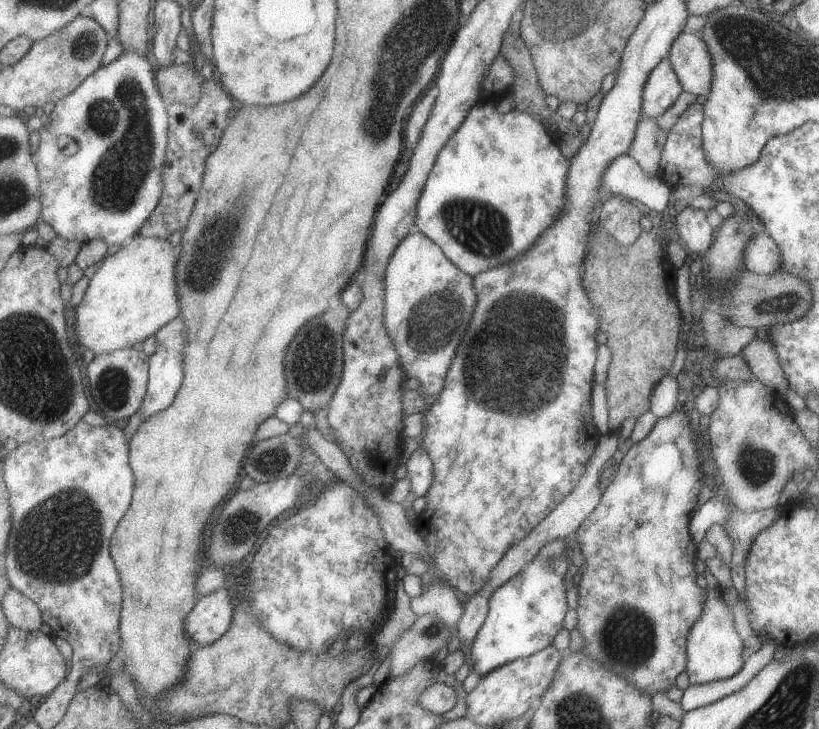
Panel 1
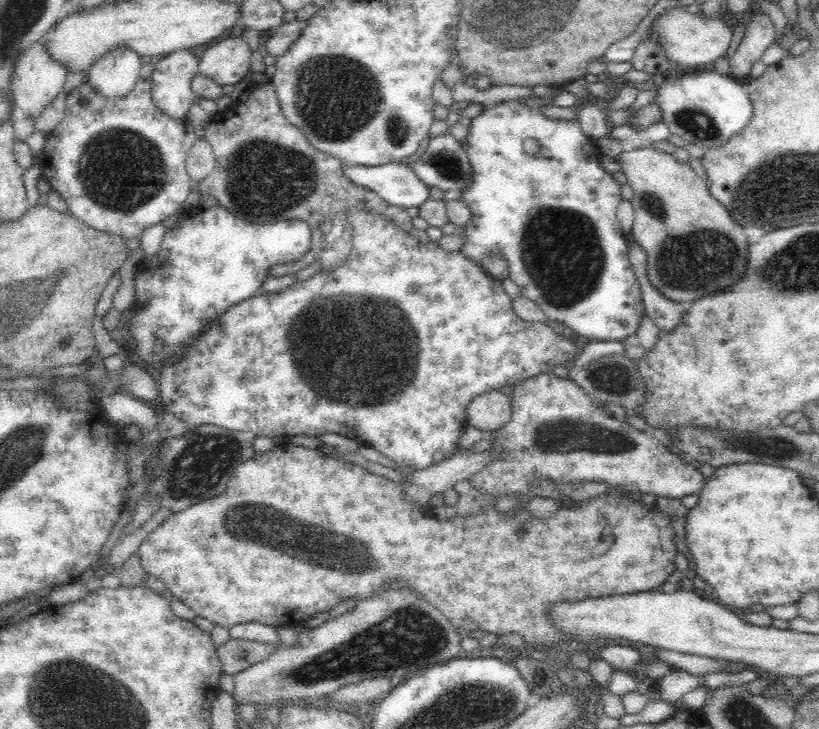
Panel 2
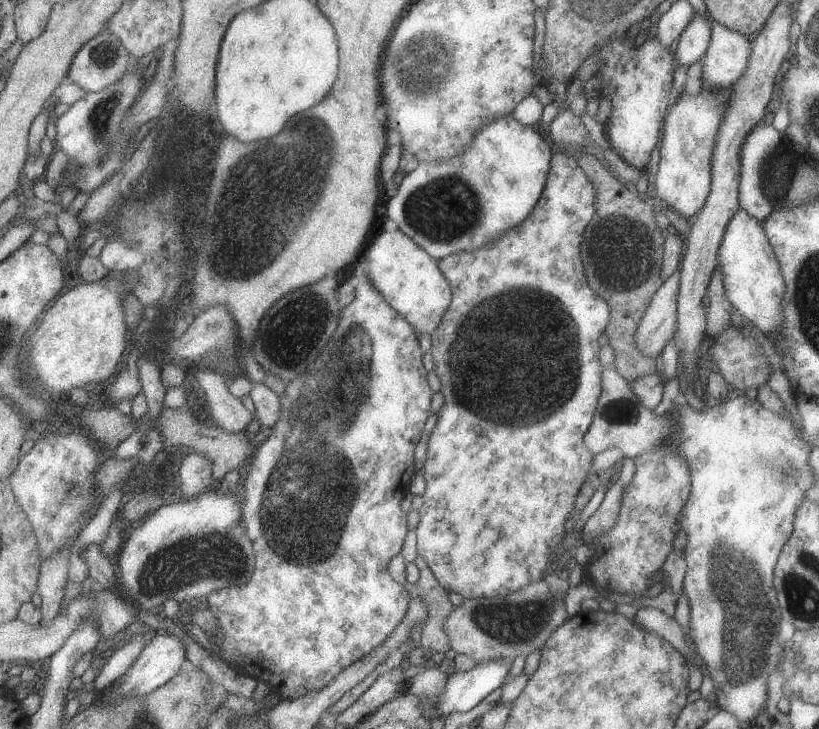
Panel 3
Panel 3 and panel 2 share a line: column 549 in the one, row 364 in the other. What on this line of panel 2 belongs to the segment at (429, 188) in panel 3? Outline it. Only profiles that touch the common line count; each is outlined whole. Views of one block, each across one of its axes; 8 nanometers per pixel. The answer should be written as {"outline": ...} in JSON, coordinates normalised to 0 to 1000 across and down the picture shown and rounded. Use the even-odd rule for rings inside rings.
{"outline":[[[264,280],[264,283],[254,283],[254,285],[239,284],[225,291],[225,296],[217,300],[212,310],[201,313],[198,320],[198,326],[193,333],[189,347],[177,350],[166,368],[164,368],[164,384],[161,384],[161,418],[153,429],[154,455],[159,458],[159,466],[164,472],[164,486],[168,491],[168,501],[172,501],[176,508],[182,509],[184,514],[195,513],[200,508],[208,505],[208,502],[215,502],[220,497],[225,497],[230,491],[230,486],[243,472],[244,464],[253,458],[263,442],[266,442],[269,436],[274,433],[288,417],[304,412],[309,406],[321,401],[322,387],[330,381],[330,376],[336,365],[354,359],[360,354],[364,354],[375,340],[377,325],[377,313],[371,303],[366,302],[327,302],[327,303],[310,303],[298,302],[293,296],[288,296],[283,292],[281,285],[271,283],[271,280]]]}

